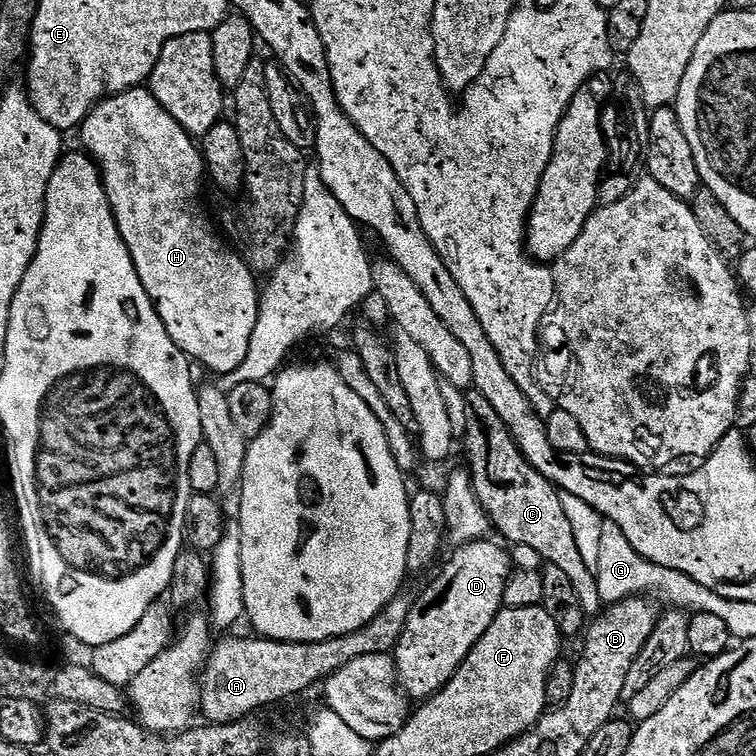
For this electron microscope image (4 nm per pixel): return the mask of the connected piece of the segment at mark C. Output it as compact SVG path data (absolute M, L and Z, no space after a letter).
M475 390L467 393L468 411L471 413L468 418L468 431L463 437L464 452L468 455L466 470L472 475L472 485L482 502L482 506L488 511L488 519L491 527L496 528L508 539L509 545L521 544L531 546L541 561L559 566L570 578L574 590L578 590L578 602L582 602L582 610L585 617L595 618L604 611L606 605L602 594L598 594L598 582L596 573L586 562L582 562L582 554L578 554L578 545L574 543L574 533L570 527L570 521L566 518L566 510L562 510L562 493L556 485L551 484L522 454L522 450L516 444L515 438L510 434L506 422L498 418L498 413L494 411L494 406L482 398L482 394Z

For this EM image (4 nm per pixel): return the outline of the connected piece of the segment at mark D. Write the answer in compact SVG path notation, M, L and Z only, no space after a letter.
M491 539L476 540L472 544L461 544L455 549L456 553L448 560L444 569L439 569L440 577L419 597L415 597L410 618L406 618L406 630L402 638L396 643L394 659L396 661L396 675L400 681L404 695L416 702L423 702L436 692L441 692L454 678L454 674L462 666L462 662L474 650L474 646L486 634L488 627L500 609L504 607L504 595L508 580L513 574L514 565L509 549L499 548L491 544Z

